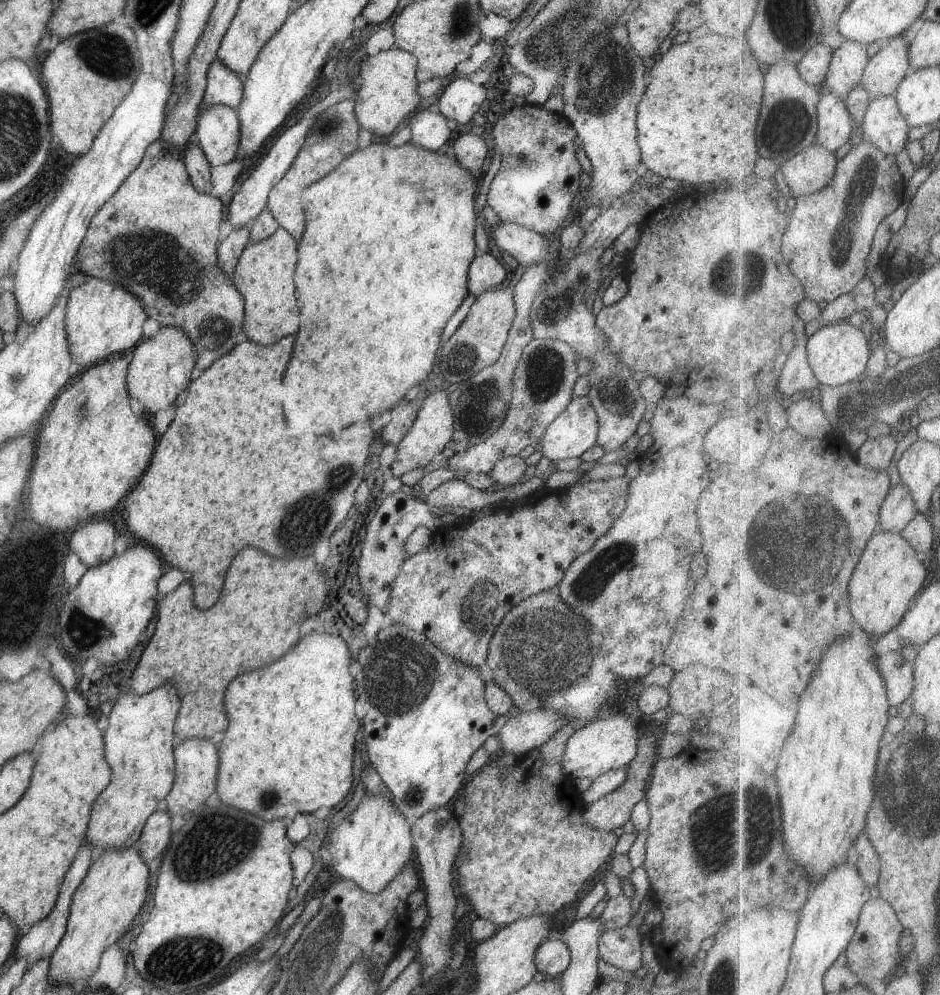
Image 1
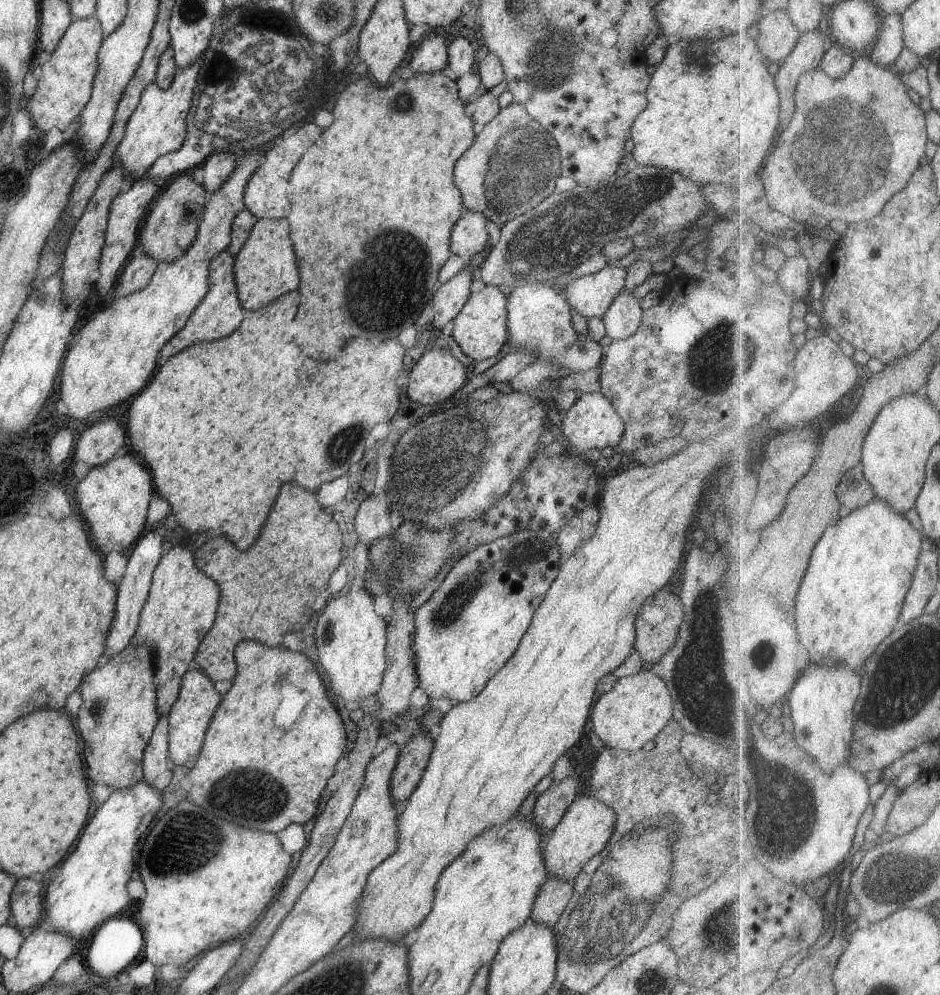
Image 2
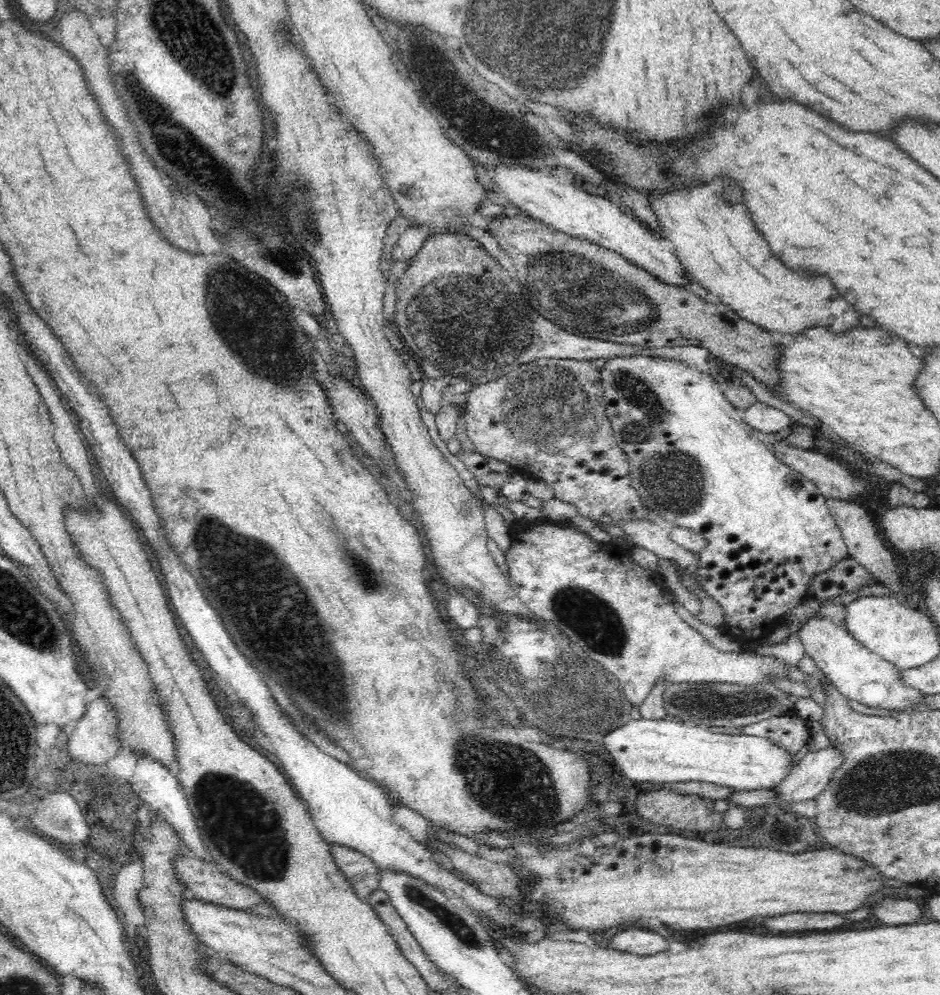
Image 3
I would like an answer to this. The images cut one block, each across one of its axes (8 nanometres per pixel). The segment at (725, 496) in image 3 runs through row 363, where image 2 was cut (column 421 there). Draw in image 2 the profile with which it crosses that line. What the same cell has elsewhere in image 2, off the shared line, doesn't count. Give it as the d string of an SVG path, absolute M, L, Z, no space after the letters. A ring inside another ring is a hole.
M520 530L512 536L499 538L482 544L453 563L442 584L430 598L416 608L414 618L417 632L414 632L413 651L416 660L416 676L428 696L454 698L468 702L476 698L488 680L502 668L518 650L522 636L532 622L534 611L544 600L546 592L558 576L562 558L556 535L546 531Z

